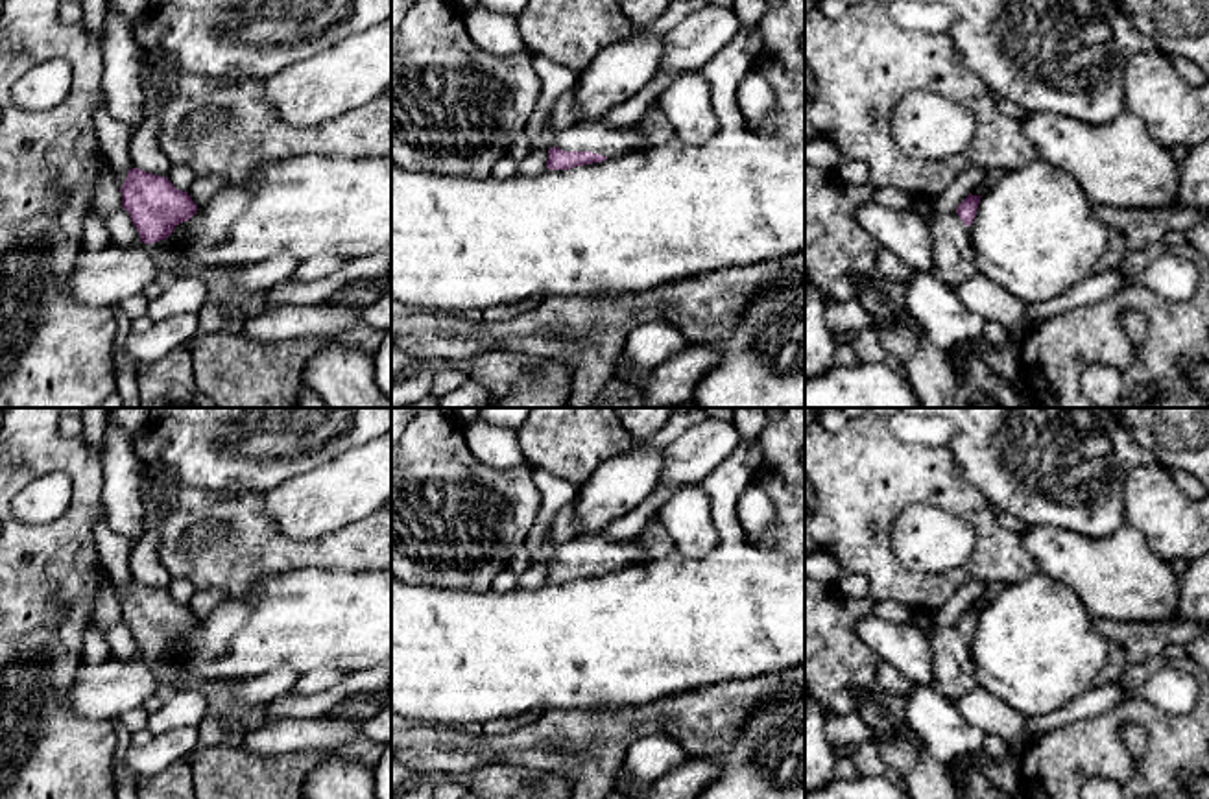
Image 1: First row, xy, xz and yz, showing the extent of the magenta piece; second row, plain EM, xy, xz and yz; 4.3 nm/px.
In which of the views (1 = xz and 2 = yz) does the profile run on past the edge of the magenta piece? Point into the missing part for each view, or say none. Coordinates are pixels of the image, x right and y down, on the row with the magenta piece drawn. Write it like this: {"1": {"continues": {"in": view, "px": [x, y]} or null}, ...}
{"1": {"continues": {"in": "xz", "px": [598, 137]}}, "2": {"continues": {"in": "yz", "px": [955, 262]}}}

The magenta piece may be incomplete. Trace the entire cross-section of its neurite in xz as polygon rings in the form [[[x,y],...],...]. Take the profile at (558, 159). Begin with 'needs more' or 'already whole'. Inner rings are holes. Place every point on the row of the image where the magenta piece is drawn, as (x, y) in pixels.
needs more | [[[605,120],[557,129],[548,149],[548,170],[570,170],[602,162],[640,148],[639,125],[609,125]]]

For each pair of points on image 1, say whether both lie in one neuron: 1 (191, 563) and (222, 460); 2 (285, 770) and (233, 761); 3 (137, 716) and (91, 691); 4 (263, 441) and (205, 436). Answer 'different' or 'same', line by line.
1: different
2: same
3: different
4: same

